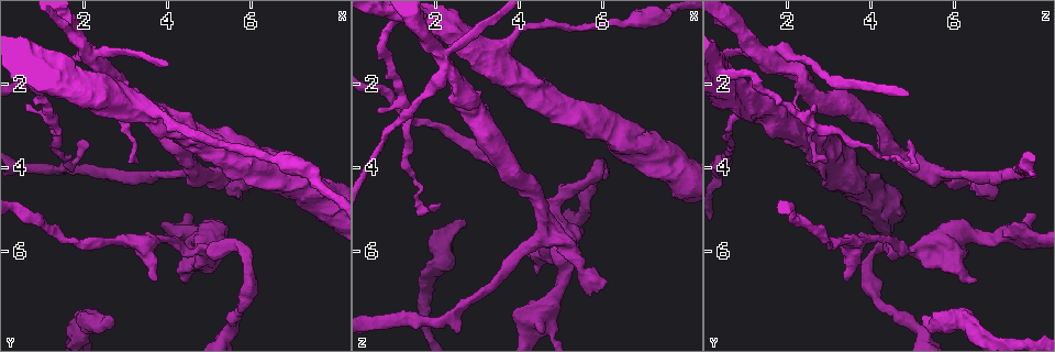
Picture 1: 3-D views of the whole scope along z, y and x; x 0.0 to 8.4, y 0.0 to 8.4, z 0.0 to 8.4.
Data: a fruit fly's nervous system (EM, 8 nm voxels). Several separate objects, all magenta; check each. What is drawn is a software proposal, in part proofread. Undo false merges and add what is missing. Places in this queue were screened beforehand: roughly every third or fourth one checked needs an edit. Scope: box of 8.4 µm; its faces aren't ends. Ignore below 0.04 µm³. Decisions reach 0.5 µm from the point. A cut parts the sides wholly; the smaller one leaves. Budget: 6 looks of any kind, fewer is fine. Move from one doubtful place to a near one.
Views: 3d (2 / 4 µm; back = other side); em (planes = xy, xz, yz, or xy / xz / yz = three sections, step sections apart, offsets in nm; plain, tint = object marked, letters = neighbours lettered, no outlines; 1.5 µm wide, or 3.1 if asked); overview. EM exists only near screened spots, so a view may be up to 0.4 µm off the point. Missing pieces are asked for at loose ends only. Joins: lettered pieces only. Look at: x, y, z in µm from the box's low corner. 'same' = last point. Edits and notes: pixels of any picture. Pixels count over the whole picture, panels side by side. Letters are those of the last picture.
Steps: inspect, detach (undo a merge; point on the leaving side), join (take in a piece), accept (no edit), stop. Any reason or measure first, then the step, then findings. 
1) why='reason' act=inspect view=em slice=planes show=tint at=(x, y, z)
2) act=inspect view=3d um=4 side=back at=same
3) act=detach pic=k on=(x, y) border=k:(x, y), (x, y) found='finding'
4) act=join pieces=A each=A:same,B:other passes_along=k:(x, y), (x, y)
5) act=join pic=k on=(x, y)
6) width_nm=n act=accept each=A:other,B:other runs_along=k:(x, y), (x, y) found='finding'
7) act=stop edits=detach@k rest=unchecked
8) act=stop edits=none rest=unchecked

why='sudden change in width' act=inspect view=3d um=2 at=(3.85, 2.75, 0.80)

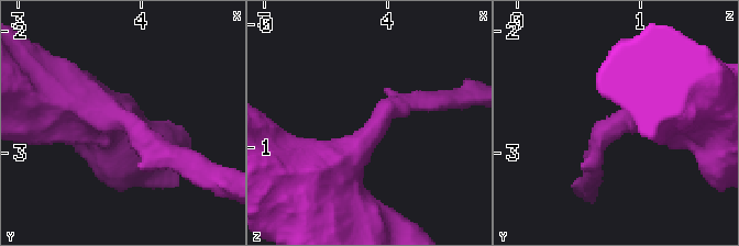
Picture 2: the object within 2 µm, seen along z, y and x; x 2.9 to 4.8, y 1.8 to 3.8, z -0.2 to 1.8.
arm_widths_nm=190,480 why='shape alone is not enough' act=inspect view=em slice=planes show=letters at=(3.92, 2.76, 0.86)

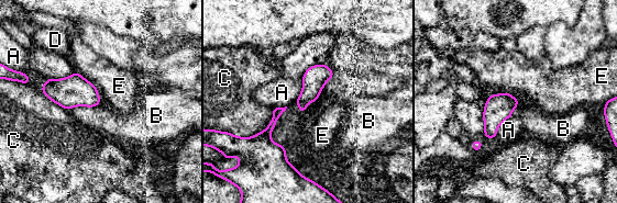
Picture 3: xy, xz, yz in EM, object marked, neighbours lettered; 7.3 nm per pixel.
act=accept each=A:other,B:other,C:other,D:other,E:other border=3:(286, 106), (271, 138), (292, 166) found='all the same neuron'

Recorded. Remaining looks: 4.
why='branch stops here' act=inspect view=em slice=planes show=plain at=(3.25, 3.85, 3.00)

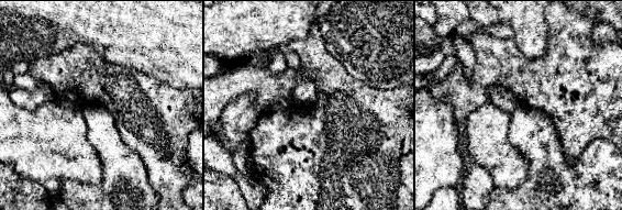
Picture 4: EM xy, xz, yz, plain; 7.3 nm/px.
why='with the object marked' act=inspect view=em slice=planes show=tint at=same

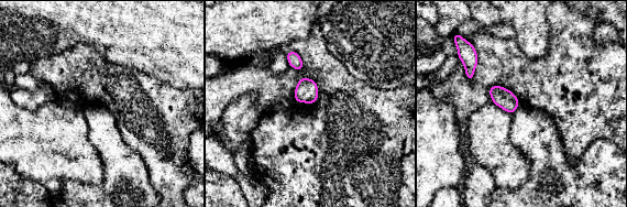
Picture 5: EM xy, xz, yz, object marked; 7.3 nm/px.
act=inspect view=em slice=planes show=letters at=same

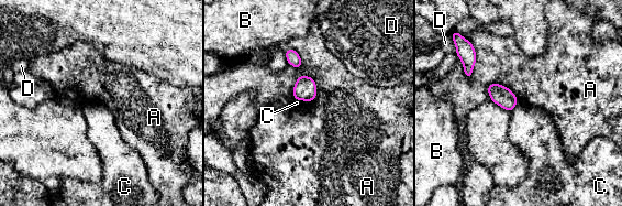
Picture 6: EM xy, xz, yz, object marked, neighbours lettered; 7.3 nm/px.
act=accept each=A:other,B:other,C:other,D:other border=6:(296, 99), (310, 101) found='no lettered piece goes on from it'

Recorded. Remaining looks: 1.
act=stop edits=none rest=unchecked

